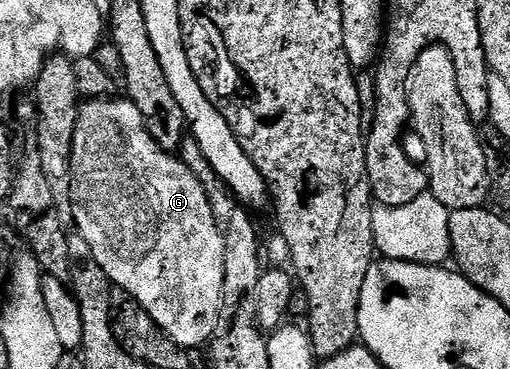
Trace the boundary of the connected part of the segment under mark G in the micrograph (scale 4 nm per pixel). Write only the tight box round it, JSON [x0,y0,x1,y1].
[72,98,225,348]

